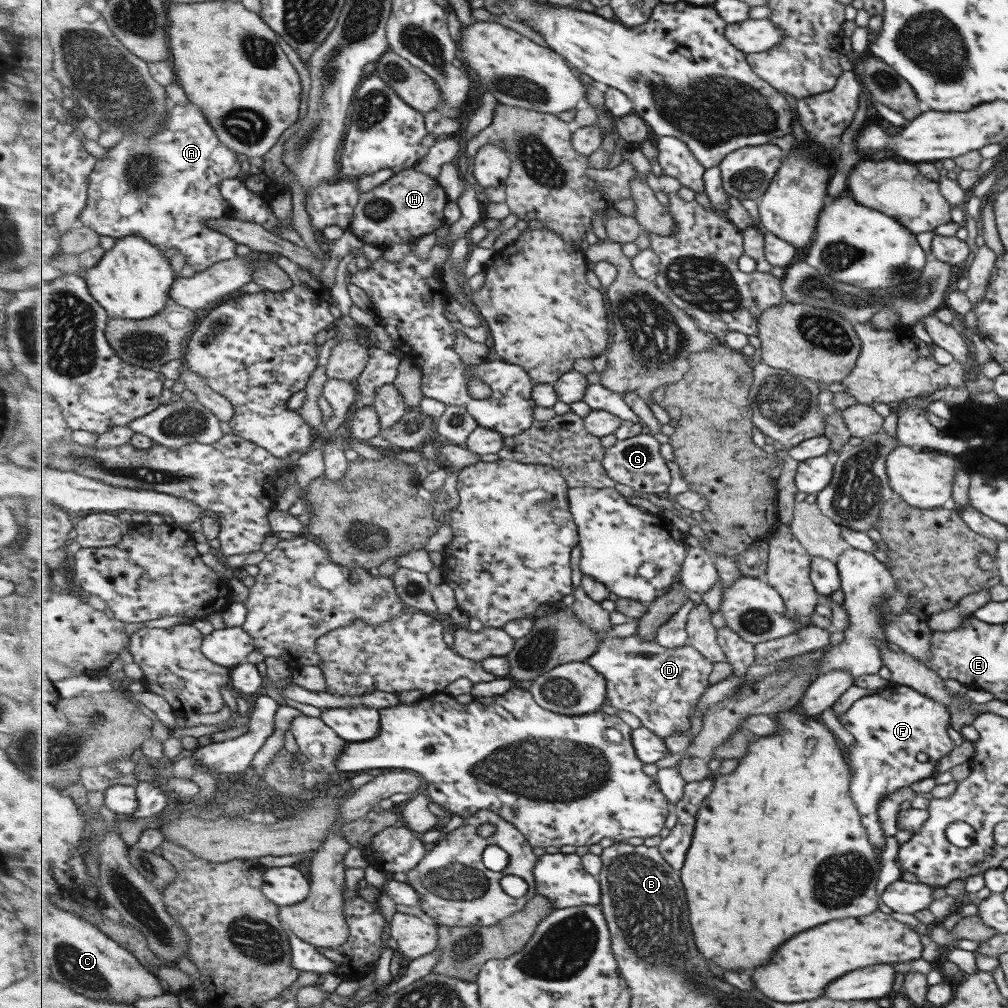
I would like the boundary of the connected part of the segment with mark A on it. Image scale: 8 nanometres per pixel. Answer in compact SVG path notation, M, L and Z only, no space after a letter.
M195 104L175 106L167 128L163 128L159 136L146 137L144 132L135 128L117 146L107 148L107 151L90 176L90 196L86 210L80 216L80 225L117 239L137 233L156 244L162 252L175 248L175 254L185 255L187 265L196 273L205 272L217 262L238 256L235 252L237 242L210 228L208 220L232 217L231 205L222 195L220 185L224 180L236 180L241 172L241 162L237 152L219 140L201 108Z

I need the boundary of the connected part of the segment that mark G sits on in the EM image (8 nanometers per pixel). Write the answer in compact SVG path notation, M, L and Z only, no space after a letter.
M645 431L639 436L616 442L606 449L603 466L613 480L631 487L636 494L667 495L671 486L671 470L661 456L661 442L651 432Z

